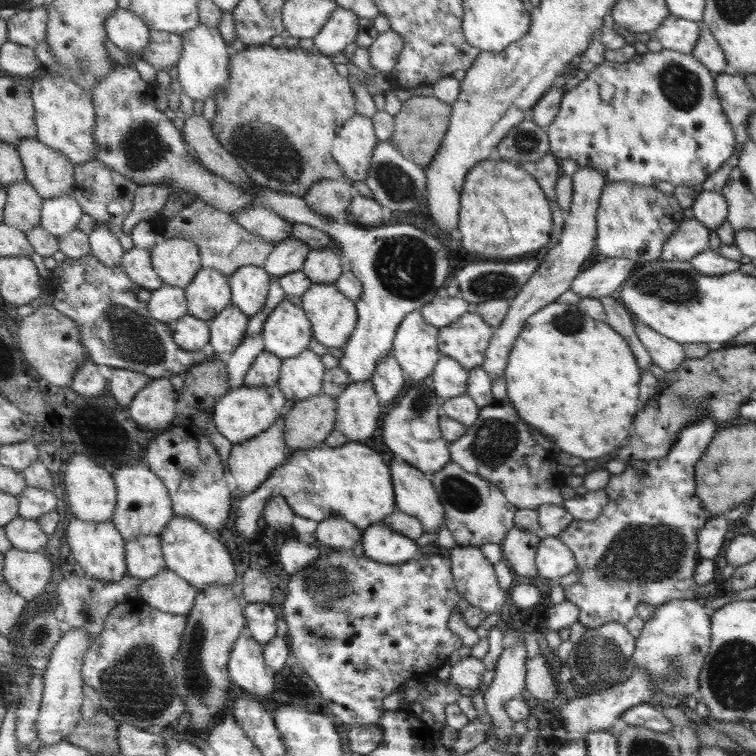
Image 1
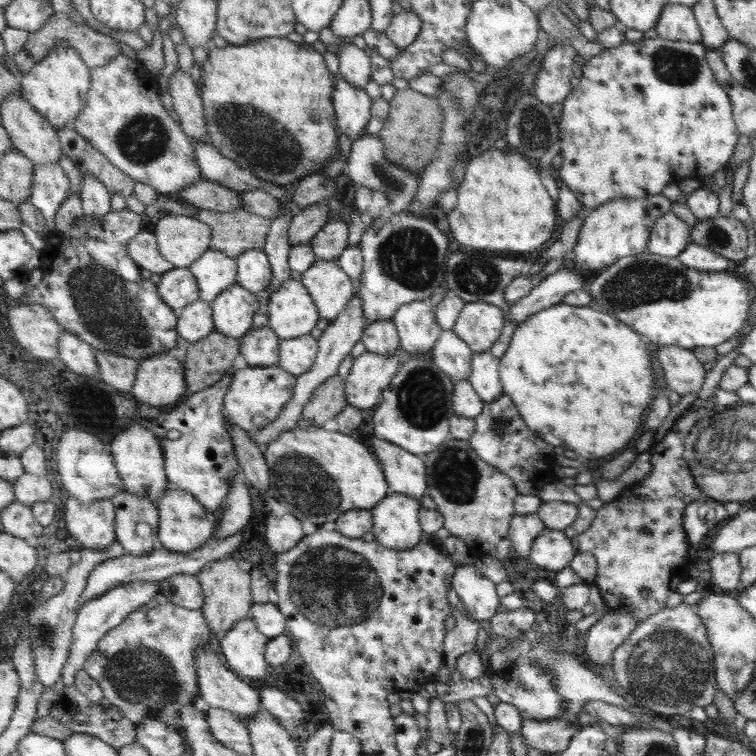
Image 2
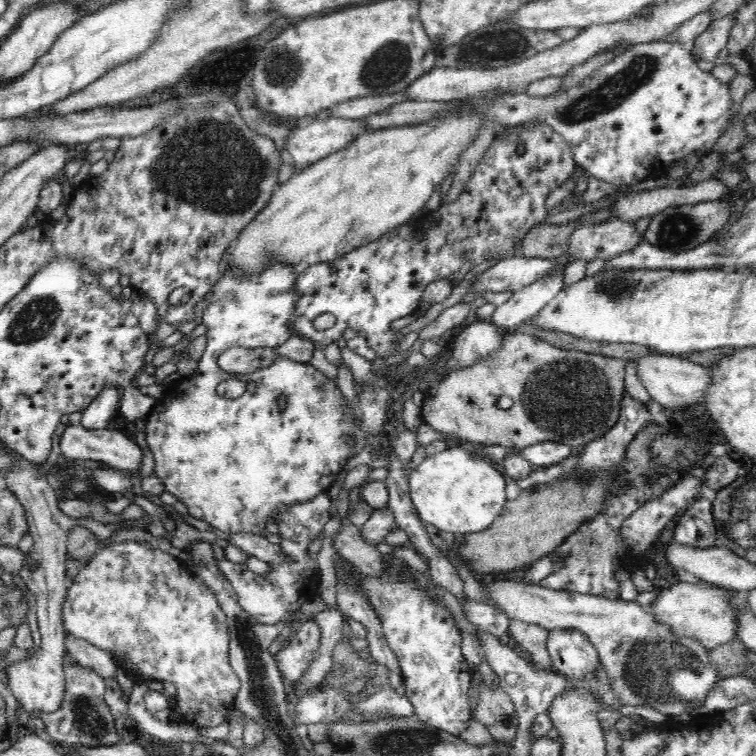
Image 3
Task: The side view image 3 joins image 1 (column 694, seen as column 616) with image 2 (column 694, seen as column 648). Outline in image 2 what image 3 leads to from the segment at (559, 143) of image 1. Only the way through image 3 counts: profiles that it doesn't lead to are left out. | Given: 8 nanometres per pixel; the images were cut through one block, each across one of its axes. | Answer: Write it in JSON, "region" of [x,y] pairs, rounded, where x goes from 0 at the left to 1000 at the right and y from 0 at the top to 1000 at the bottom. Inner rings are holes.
{"region":[[[869,46],[866,50],[849,50],[844,54],[825,53],[819,61],[798,65],[791,73],[772,81],[769,89],[770,107],[753,120],[743,132],[745,142],[739,159],[734,157],[738,169],[739,205],[743,214],[738,222],[742,241],[754,250],[770,270],[774,279],[792,274],[804,265],[813,262],[848,262],[874,255],[880,243],[896,242],[898,238],[914,234],[925,241],[933,233],[955,228],[962,212],[970,204],[975,190],[976,175],[968,157],[967,136],[960,119],[946,106],[940,91],[933,79],[934,63],[927,57],[880,53]]]}

